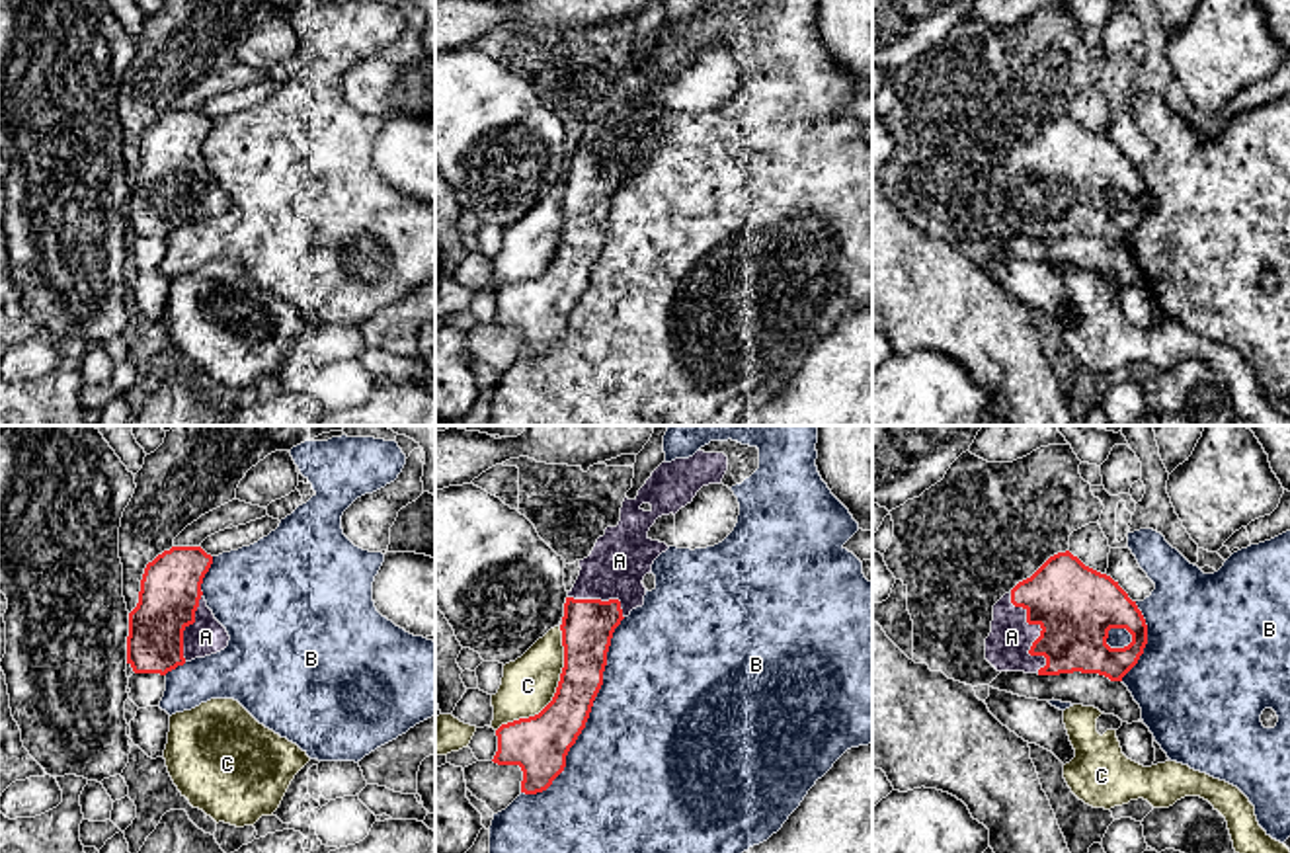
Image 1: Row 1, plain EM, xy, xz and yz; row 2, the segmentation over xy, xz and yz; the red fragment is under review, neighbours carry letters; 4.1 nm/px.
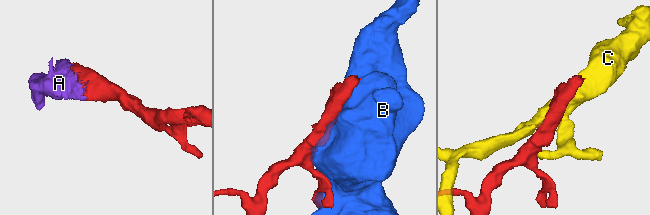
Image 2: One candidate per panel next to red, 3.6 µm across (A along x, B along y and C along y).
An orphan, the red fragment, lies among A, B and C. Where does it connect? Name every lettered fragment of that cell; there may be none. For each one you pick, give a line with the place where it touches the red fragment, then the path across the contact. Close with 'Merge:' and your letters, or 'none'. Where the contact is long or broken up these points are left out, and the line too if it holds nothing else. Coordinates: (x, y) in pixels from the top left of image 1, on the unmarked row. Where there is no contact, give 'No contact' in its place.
A: Touches red at yz (1041, 196)
Merge: A

